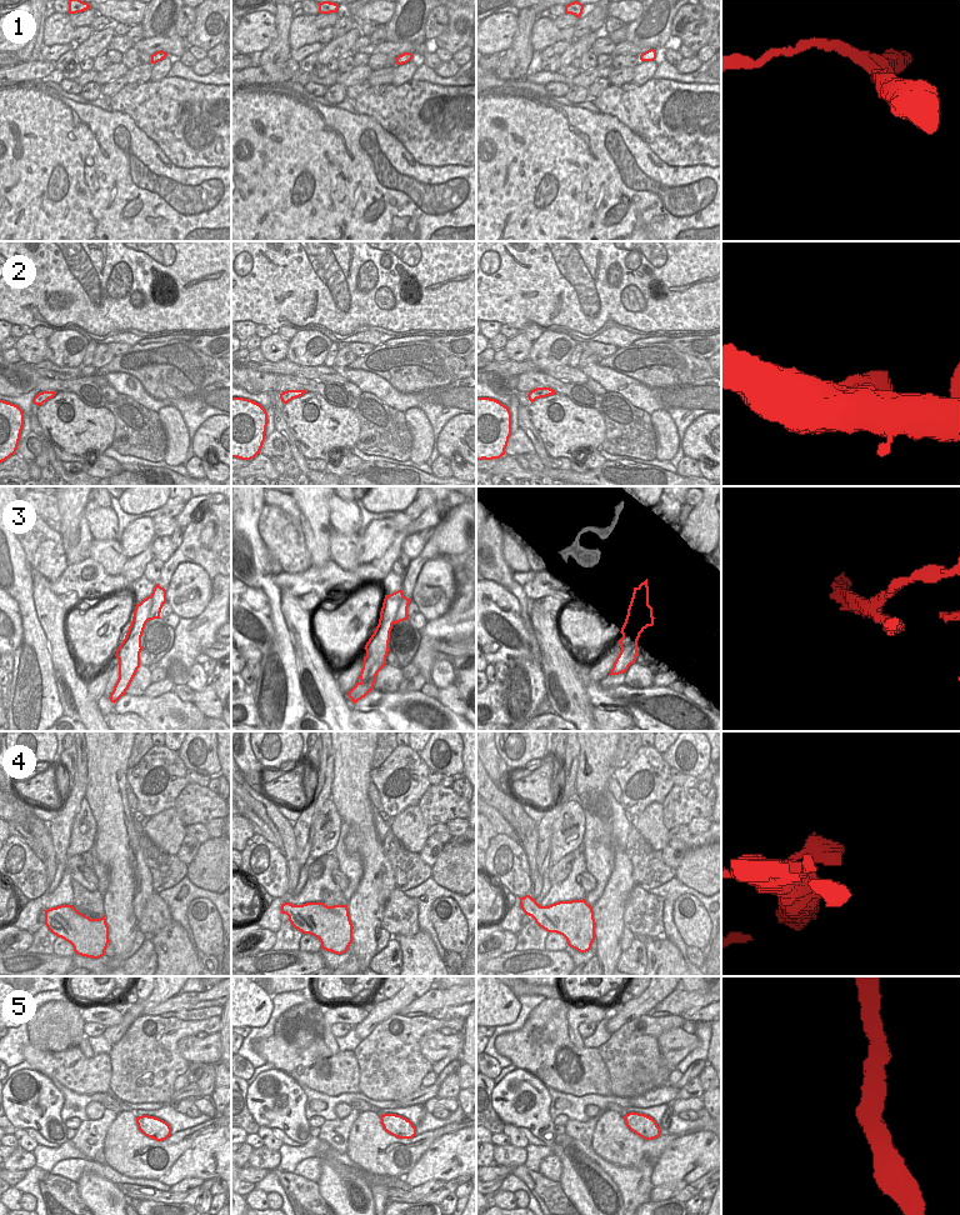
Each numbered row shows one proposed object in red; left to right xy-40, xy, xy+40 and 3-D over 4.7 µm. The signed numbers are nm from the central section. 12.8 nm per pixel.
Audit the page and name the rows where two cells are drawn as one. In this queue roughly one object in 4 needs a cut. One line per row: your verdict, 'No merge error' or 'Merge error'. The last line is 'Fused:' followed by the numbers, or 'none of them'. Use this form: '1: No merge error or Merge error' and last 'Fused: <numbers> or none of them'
1: No merge error
2: No merge error
3: Merge error
4: No merge error
5: No merge error
Fused: 3.

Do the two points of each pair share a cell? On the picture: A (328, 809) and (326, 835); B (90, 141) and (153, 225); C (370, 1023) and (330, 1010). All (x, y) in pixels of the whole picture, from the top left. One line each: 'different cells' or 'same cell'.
A: same cell
B: same cell
C: different cells

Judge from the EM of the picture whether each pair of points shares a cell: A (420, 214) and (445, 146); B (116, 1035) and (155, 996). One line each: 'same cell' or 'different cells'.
A: different cells
B: same cell

